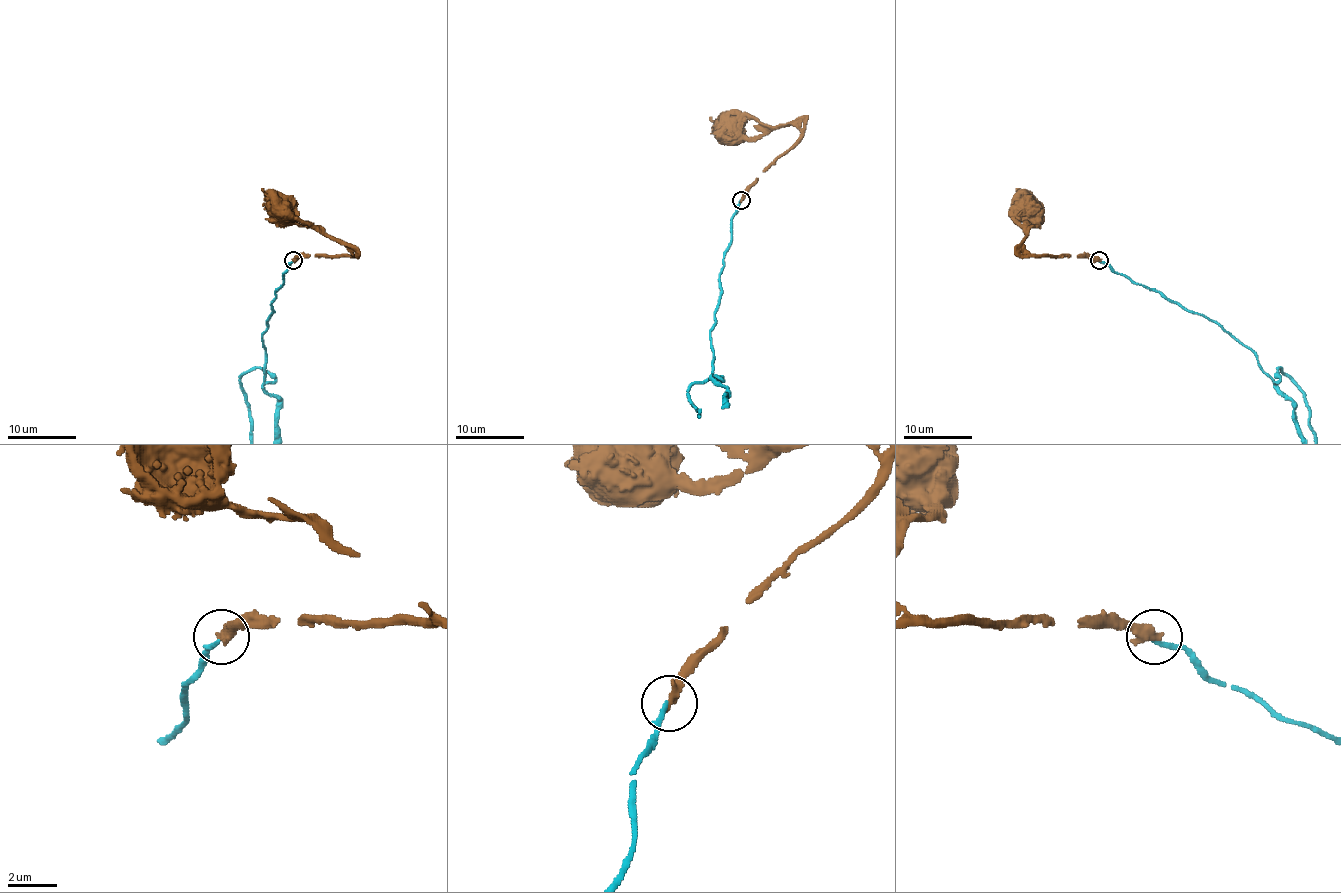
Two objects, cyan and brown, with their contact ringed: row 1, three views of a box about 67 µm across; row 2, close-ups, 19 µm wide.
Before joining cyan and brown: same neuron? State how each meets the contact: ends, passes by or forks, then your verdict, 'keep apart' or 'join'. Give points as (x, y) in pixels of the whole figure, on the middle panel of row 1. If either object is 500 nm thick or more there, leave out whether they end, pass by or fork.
cyan ends there; brown ends there; keep apart

